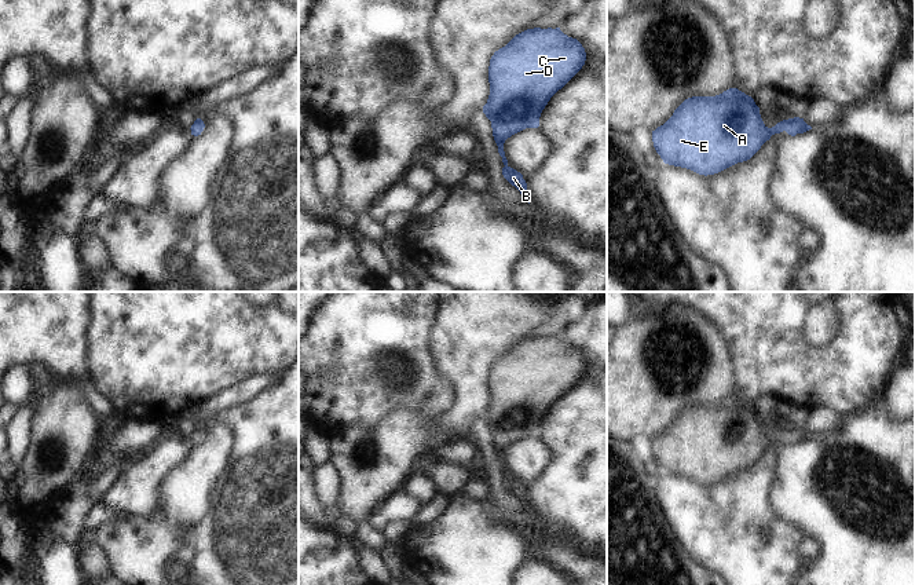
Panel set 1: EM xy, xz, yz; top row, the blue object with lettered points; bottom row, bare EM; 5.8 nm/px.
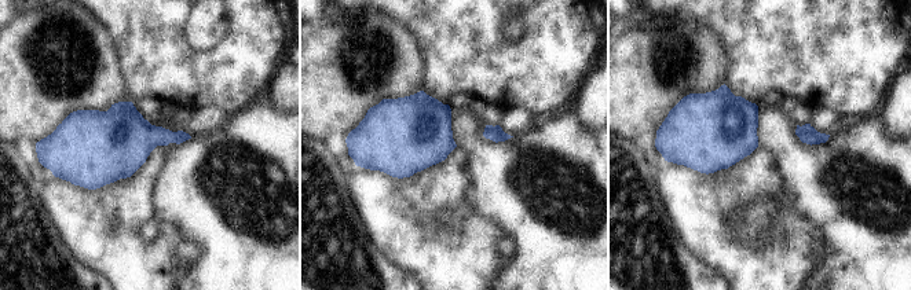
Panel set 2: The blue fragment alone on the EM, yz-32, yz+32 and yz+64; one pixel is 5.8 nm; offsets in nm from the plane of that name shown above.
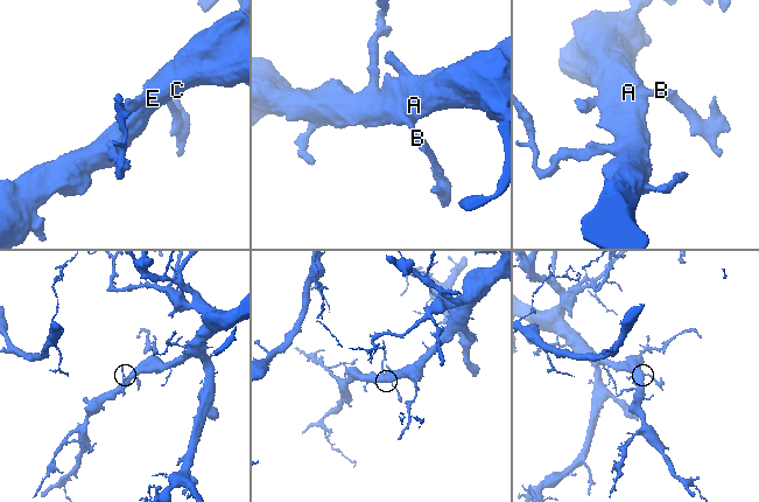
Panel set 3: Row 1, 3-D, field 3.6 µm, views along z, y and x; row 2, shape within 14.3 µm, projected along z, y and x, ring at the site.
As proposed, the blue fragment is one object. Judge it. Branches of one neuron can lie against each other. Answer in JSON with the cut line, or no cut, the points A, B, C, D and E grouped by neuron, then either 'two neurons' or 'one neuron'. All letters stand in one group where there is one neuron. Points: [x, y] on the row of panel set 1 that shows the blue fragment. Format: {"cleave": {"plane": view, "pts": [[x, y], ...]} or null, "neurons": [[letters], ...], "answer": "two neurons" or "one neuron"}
{"cleave": null, "neurons": [["A", "B", "C", "D", "E"]], "answer": "one neuron"}

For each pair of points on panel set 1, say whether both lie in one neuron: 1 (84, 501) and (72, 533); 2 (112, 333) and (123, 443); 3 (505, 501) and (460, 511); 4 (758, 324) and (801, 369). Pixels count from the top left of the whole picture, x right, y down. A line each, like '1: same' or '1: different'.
1: same
2: different
3: different
4: same

